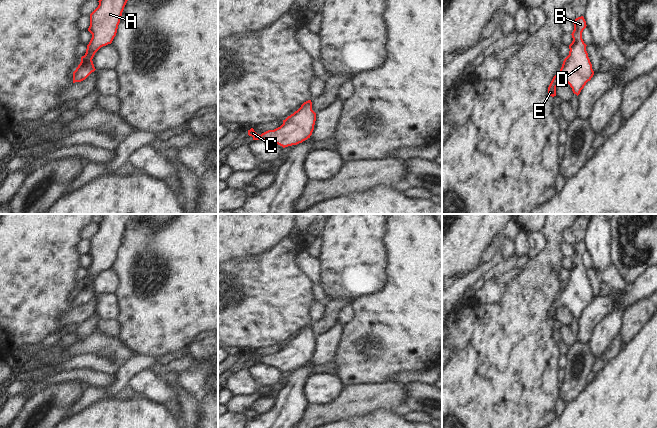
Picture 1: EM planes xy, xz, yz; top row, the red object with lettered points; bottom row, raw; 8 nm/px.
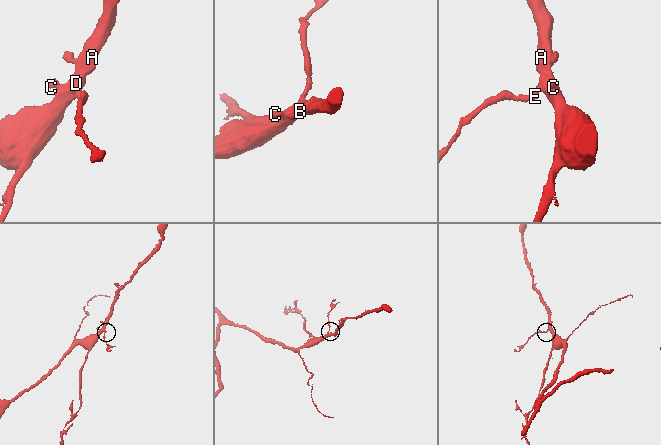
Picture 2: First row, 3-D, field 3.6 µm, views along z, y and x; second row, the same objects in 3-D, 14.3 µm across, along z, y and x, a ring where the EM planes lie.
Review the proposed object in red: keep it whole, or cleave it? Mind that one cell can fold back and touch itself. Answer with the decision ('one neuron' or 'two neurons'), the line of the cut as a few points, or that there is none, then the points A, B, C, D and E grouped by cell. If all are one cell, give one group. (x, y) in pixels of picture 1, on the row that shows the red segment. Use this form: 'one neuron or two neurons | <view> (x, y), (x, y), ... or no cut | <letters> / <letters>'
one neuron | no cut | A B C D E

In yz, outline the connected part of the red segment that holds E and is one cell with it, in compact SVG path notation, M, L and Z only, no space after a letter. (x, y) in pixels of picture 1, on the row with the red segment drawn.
M581 16L573 20L573 24L574 30L571 34L573 41L569 45L569 55L564 59L560 72L553 77L548 87L548 94L552 97L556 96L556 87L563 81L567 82L573 93L578 96L594 75L586 51L587 45L582 39L582 32L587 26L586 21Z

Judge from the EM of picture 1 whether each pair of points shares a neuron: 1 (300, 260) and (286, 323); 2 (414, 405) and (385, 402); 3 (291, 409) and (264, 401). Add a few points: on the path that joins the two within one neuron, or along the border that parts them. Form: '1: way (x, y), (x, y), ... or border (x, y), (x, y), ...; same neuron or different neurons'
1: border (302, 248), (295, 256), (295, 265), (312, 282); different neurons
2: border (405, 384), (406, 399), (399, 410); different neurons
3: border (275, 397), (274, 404), (264, 413), (250, 408); different neurons

